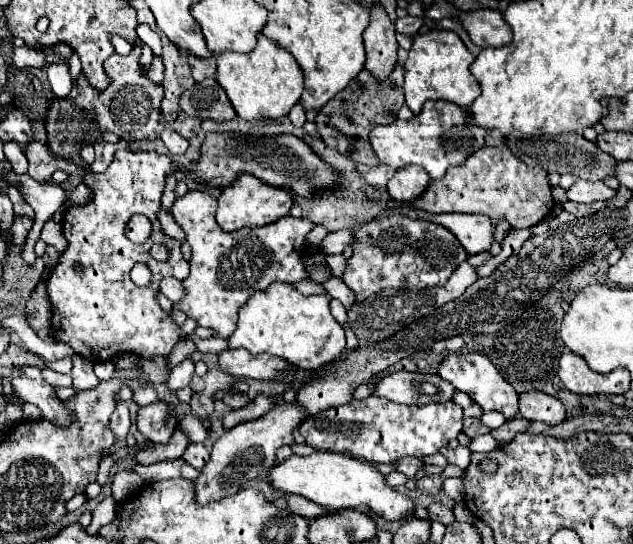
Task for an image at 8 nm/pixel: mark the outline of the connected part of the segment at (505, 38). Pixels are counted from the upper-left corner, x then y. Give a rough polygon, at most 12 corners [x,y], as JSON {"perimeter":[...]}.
{"perimeter":[[501,11],[461,15],[479,47],[505,47],[513,31]]}

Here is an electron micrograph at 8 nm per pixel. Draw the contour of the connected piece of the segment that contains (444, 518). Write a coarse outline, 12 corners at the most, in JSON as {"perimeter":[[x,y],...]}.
{"perimeter":[[441,503],[427,507],[431,521],[445,525],[455,521],[453,511]]}

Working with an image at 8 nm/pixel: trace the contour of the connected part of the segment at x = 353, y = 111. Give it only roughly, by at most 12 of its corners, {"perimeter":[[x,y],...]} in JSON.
{"perimeter":[[401,63],[363,69],[315,117],[327,147],[377,167],[369,133],[405,105]]}

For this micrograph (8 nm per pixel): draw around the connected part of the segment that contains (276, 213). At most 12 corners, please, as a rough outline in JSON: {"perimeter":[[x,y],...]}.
{"perimeter":[[249,173],[221,189],[225,231],[261,227],[289,215],[289,189]]}

